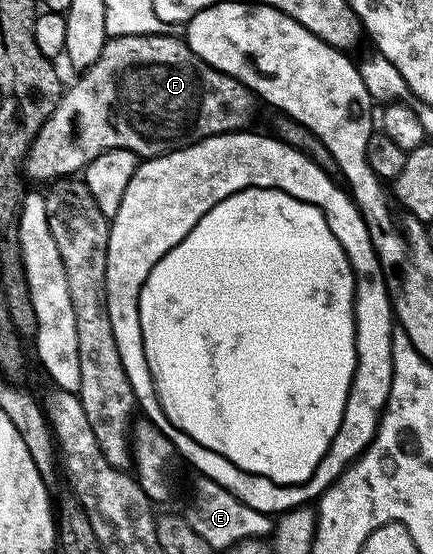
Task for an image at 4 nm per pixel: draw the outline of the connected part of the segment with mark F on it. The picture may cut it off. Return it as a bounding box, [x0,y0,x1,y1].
[25,34,257,181]

